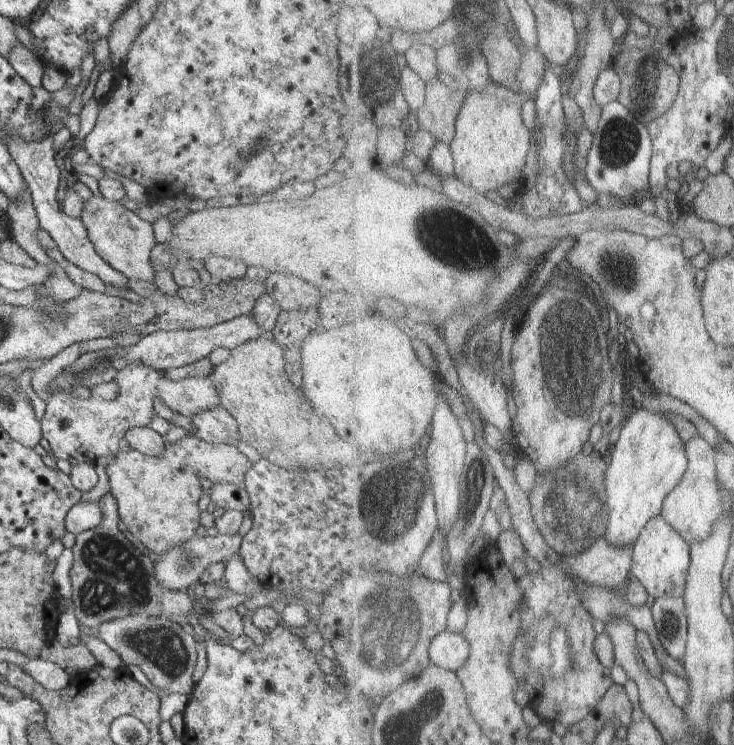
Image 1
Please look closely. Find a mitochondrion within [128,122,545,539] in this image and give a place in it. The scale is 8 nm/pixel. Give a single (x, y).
(466, 244)

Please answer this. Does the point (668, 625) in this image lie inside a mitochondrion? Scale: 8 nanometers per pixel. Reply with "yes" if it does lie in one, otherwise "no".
yes

